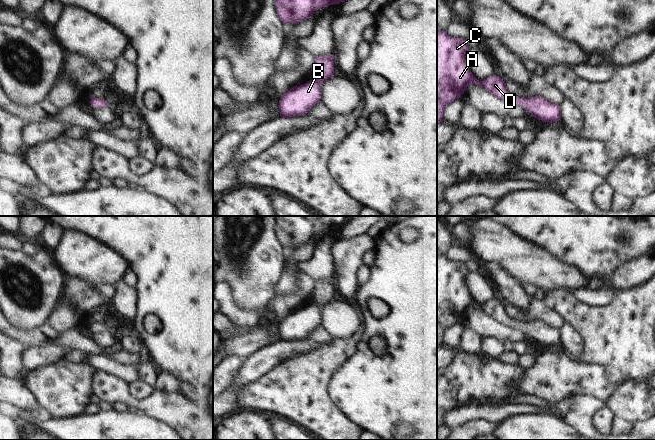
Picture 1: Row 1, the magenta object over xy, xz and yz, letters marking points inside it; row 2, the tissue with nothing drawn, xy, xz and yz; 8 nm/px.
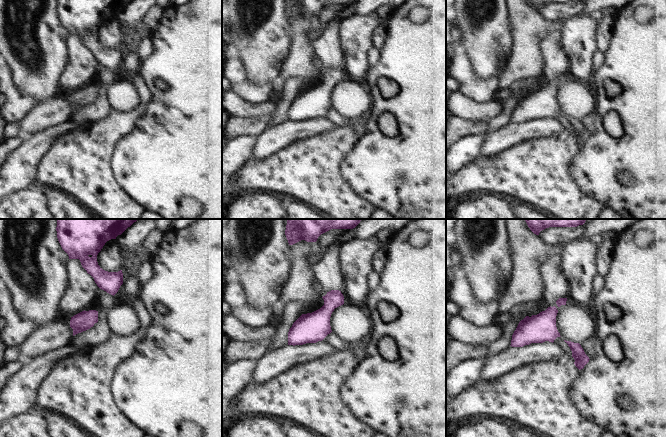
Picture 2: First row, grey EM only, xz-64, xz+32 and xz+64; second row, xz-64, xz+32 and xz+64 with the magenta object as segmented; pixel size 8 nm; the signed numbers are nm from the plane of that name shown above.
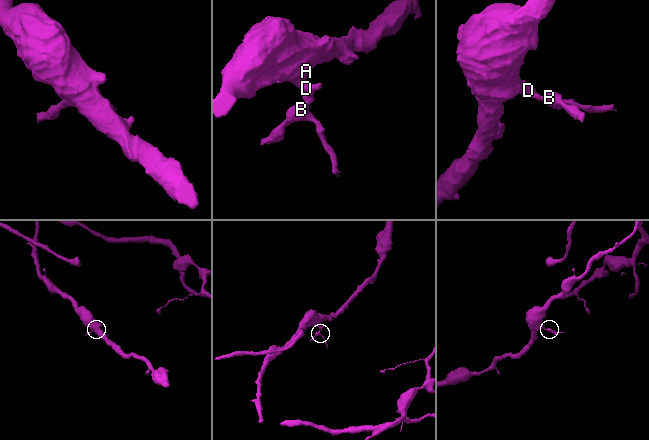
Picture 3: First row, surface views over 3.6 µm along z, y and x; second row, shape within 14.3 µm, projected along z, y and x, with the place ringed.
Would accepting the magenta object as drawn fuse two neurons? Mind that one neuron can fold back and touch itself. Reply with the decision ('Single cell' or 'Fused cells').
Single cell

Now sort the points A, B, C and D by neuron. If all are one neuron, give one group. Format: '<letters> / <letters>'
A B C D

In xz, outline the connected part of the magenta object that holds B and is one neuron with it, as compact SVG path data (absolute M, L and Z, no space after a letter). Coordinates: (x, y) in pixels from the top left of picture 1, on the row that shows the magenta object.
M320 55L315 57L315 63L312 71L316 77L300 86L294 86L288 92L285 92L279 100L279 110L282 118L292 118L294 116L306 116L308 111L321 100L321 85L323 82L334 77L334 55Z

